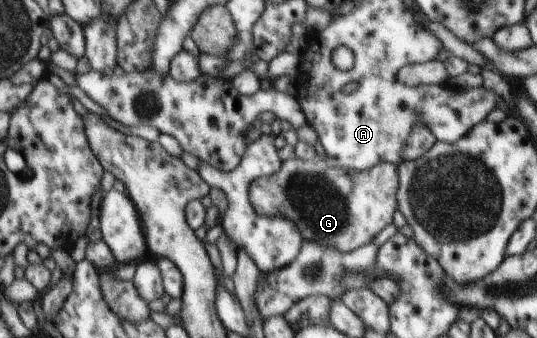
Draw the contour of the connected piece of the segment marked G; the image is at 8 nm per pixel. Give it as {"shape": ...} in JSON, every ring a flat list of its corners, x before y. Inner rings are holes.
{"shape":[[293,157,277,173,252,182,249,197,256,214,286,217,302,232,304,241,327,245,342,256,372,243,388,224,398,223,398,185,397,166,390,163,378,163,354,180,326,160]]}

